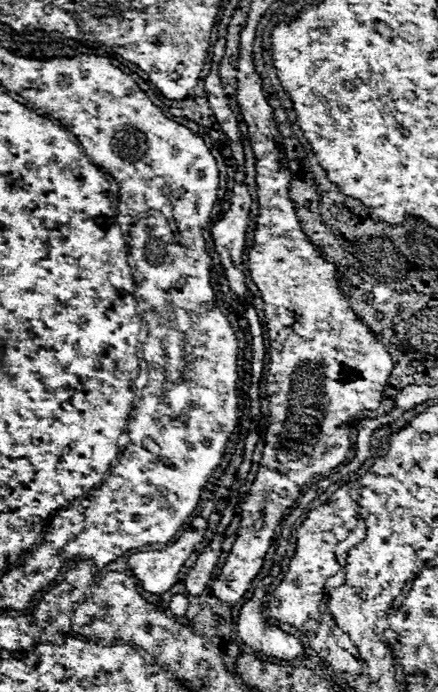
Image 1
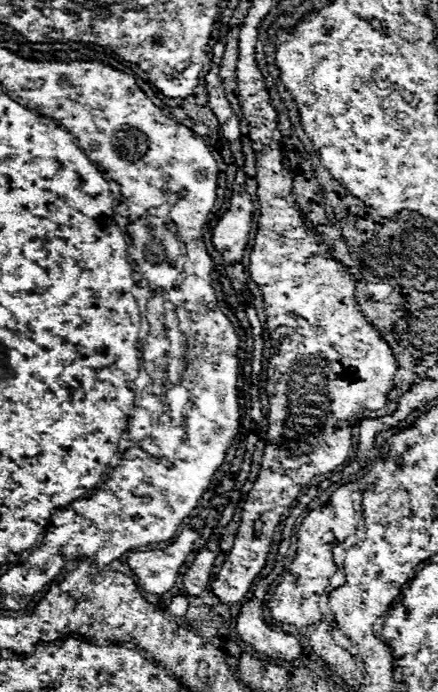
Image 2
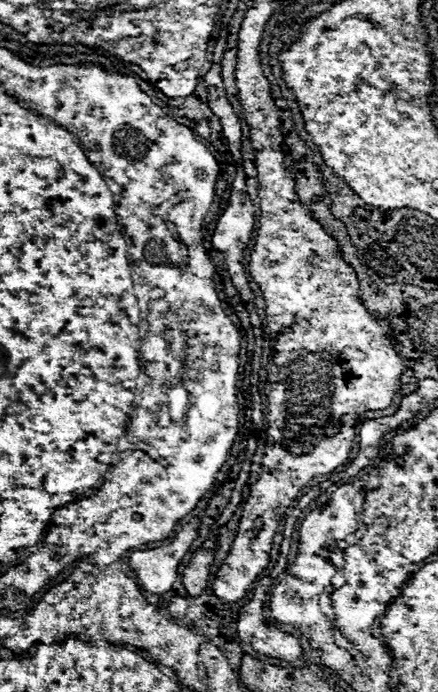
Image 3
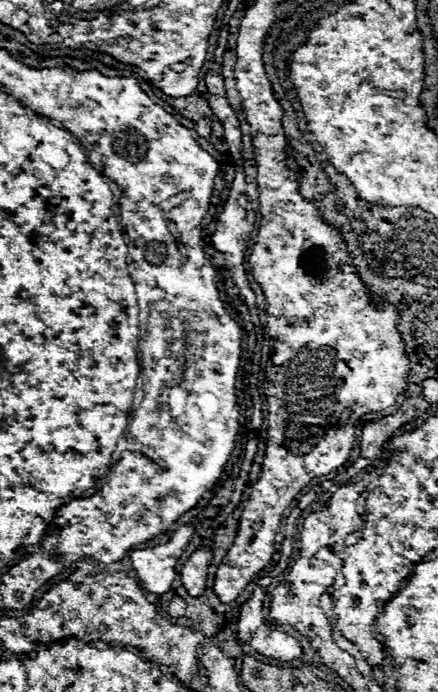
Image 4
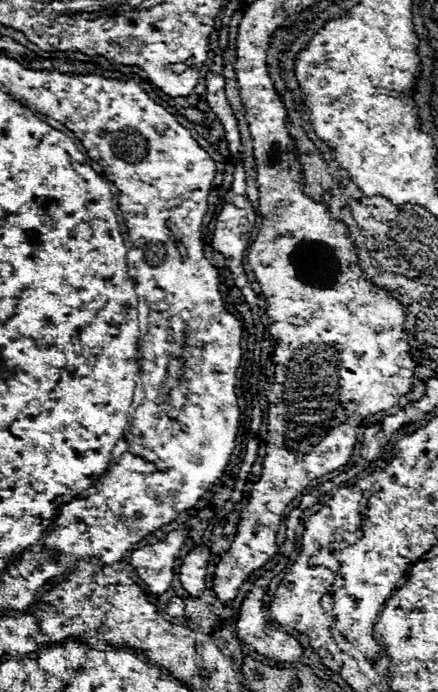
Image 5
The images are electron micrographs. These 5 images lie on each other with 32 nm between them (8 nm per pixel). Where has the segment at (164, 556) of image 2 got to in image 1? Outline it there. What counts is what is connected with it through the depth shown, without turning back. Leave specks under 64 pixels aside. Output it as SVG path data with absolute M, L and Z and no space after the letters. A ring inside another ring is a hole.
M196 516L192 518L192 522L184 528L184 532L170 544L166 546L164 550L160 551L146 551L146 552L136 552L128 557L128 566L130 570L134 572L134 576L138 578L140 586L150 594L162 594L166 590L170 590L178 579L178 574L186 558L194 552L194 548L204 540L204 534L206 534L206 528L208 528L208 520L202 518L202 516Z

